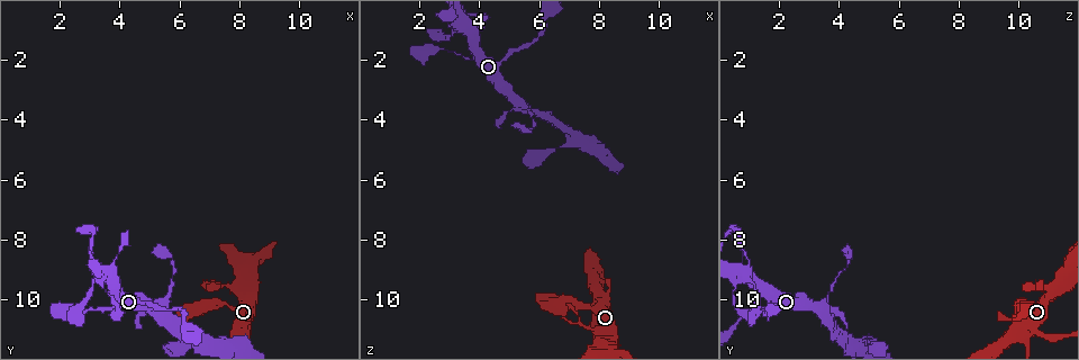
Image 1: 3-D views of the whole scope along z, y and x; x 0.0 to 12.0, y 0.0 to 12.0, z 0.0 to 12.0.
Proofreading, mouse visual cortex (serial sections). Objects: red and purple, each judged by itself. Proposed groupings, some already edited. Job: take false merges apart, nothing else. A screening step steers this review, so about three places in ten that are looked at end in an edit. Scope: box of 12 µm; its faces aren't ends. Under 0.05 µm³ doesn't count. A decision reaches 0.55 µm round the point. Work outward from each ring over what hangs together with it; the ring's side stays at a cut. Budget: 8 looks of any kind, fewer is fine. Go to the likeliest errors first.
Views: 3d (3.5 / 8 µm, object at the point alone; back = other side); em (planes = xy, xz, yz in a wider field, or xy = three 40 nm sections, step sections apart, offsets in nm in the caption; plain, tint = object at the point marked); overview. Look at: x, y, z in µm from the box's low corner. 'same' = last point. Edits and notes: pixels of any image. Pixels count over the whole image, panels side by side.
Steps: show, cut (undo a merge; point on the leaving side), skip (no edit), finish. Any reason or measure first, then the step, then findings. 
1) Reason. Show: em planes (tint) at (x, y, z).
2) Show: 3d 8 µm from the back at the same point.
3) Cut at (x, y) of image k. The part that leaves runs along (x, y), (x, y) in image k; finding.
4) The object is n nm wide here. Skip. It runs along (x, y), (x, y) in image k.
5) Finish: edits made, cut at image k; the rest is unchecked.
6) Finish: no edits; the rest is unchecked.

Thick turns thin. Show: 3d 3.5 µm at (5.3, 10.4, 3.5).

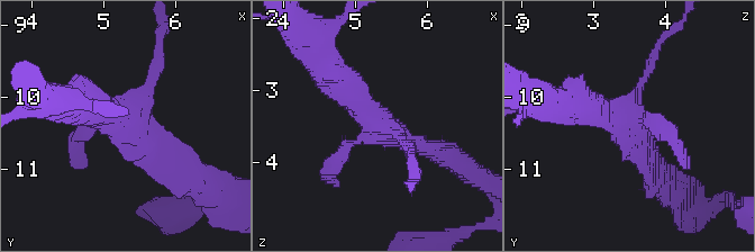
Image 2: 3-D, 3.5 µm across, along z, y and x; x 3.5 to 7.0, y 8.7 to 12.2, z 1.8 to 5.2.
Show: em xy step 5 (plain) at (5.35, 10.30, 3.40).

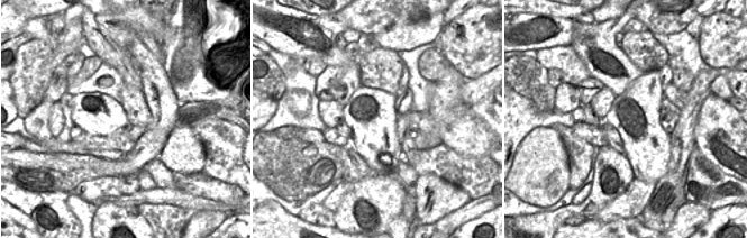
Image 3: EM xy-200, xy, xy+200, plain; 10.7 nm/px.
Show: em xy step 5 (tint) at the same point.

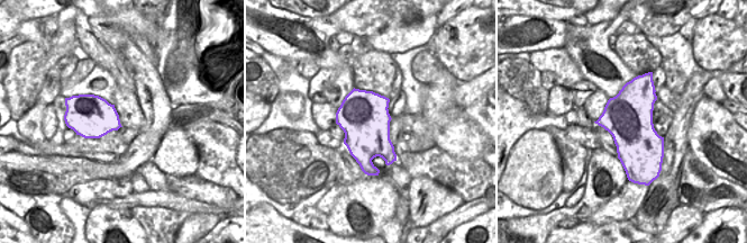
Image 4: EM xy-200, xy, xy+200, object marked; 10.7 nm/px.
Skip. It runs along (326, 68), (398, 137), (433, 149) in image 2; continuous, no second cell.

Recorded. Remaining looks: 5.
Abrupt turn. Show: 3d 8 µm at (8.2, 11.2, 10.1).

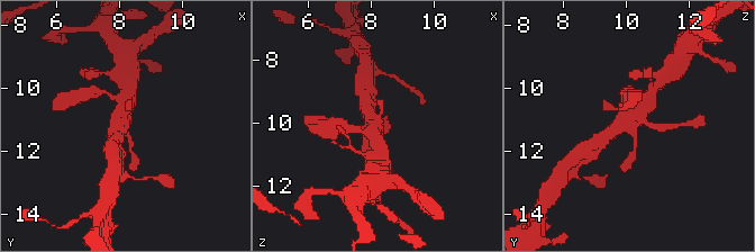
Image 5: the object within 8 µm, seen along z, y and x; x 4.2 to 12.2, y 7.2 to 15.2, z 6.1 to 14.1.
Closer look. Show: 3d 3.5 µm at (8.2, 11.4, 10.1).

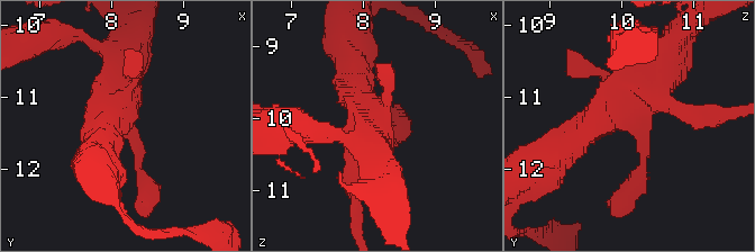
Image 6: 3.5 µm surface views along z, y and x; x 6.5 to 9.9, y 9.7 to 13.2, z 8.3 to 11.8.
Skip. It runs along (663, 53), (637, 167) in image 6; all the same cell.

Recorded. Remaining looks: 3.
Sharp bend. Show: 3d 3.5 µm at (3.6, 9.0, 0.8).

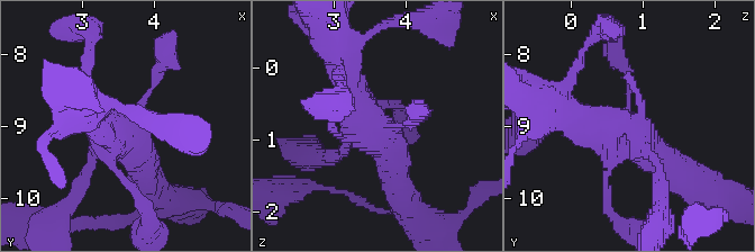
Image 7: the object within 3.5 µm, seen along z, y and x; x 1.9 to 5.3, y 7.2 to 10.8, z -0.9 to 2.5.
Show: em planes (tint) at (3.65, 9.05, 0.80).

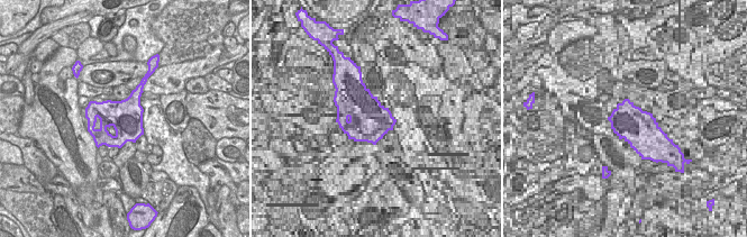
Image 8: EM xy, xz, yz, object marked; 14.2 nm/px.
Show: em xy step 5 (tint) at the same point.

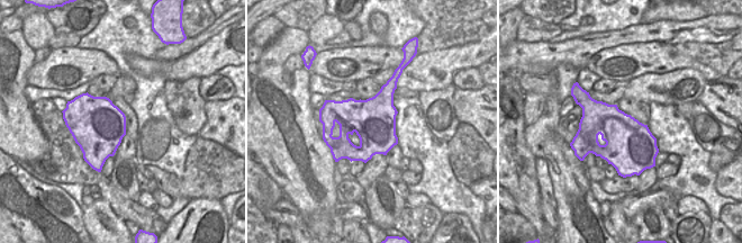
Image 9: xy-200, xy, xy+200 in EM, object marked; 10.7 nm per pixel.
The object is 650 nm wide here. Skip. It runs along (682, 178), (573, 108) in image 7; continuous, no second cell.

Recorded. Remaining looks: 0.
Finish: no edits; the rest is unchecked.

